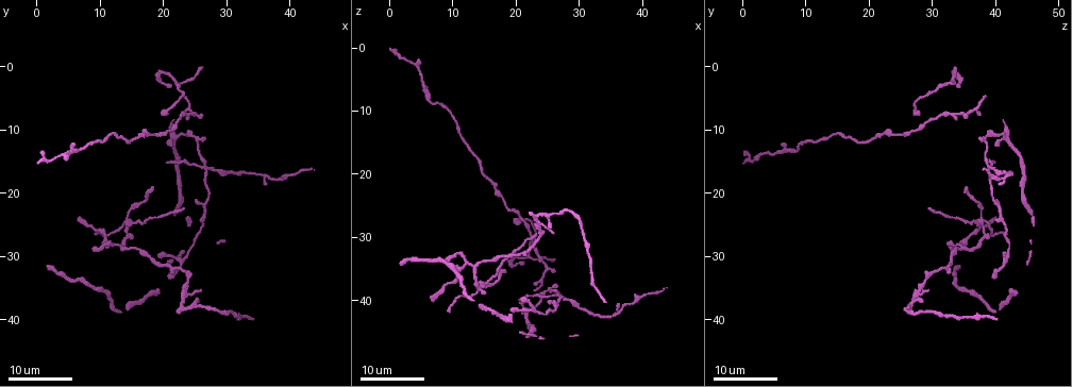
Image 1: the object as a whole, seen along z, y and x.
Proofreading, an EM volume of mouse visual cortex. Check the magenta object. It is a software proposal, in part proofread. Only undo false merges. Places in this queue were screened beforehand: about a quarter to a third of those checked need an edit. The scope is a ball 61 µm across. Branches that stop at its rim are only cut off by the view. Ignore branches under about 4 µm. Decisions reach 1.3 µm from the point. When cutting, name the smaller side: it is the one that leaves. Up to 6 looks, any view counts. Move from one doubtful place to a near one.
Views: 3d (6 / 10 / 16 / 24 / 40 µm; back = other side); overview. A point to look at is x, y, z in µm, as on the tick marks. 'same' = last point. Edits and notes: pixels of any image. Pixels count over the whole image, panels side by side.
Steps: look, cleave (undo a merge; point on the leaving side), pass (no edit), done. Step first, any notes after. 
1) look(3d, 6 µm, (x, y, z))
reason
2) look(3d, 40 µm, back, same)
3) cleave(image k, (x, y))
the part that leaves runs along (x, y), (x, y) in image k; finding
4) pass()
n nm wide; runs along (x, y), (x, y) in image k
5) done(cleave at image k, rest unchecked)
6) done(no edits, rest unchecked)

look(3d, 16 µm, (26.5, 16.0, 39.0))
four arms meet

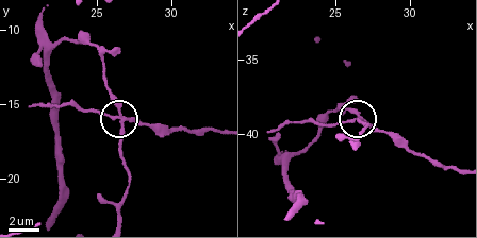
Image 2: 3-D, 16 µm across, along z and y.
look(3d, 6 µm, same)
closer look

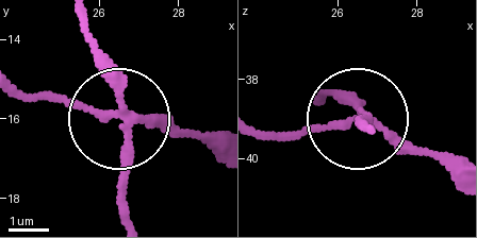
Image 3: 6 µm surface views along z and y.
cleave(image 3, (177, 131))
side arm 21 µm; the part that leaves runs along (127, 114), (215, 134) in image 3; two neurons meet here

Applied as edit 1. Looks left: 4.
look(3d, 16 µm, (27.0, 22.0, 40.0))
two arms in line, one across

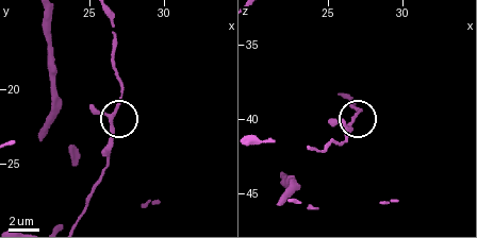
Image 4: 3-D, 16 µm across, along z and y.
look(3d, 10 µm, (26.6, 21.6, 40.2))

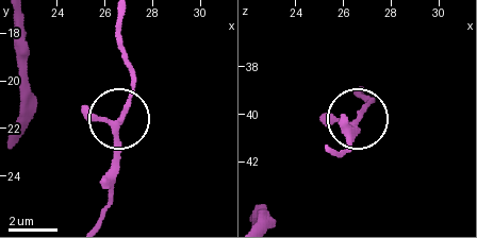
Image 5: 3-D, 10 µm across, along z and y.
pass()
3 arms; runs along (126, 116), (113, 140), (113, 193) in image 5; all the same neuron

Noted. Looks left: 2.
look(3d, 24 µm, (25.0, 12.0, 38.5))
sudden change in width

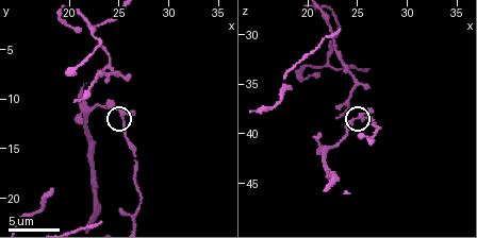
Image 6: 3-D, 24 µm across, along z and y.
look(3d, 6 µm, same)
closer look

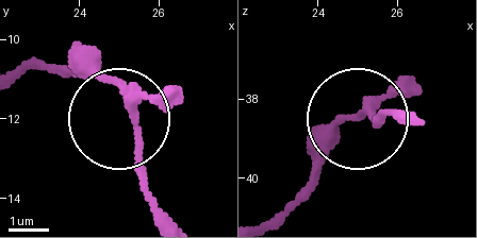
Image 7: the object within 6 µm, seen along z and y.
pass()
runs along (408, 120), (361, 109), (313, 147) in image 7; one neuron here

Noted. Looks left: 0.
done(cleave at image 3, rest unchecked)

